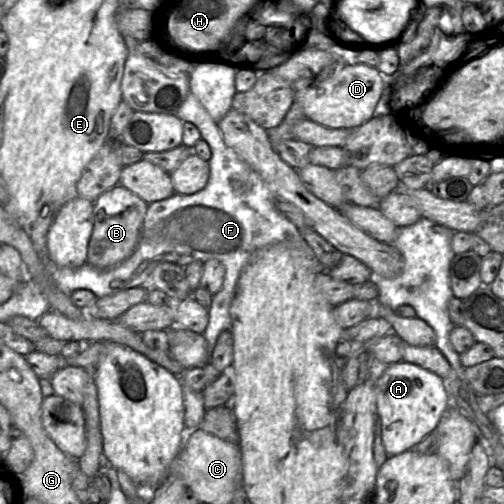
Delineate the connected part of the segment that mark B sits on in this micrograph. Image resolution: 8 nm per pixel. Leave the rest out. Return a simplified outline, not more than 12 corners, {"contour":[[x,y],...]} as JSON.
{"contour":[[120,184],[94,201],[87,263],[128,259],[147,207]]}

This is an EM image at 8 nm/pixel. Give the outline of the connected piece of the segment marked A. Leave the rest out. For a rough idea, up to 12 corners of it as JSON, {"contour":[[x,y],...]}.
{"contour":[[415,364],[375,383],[389,456],[435,431],[451,398],[442,378]]}

